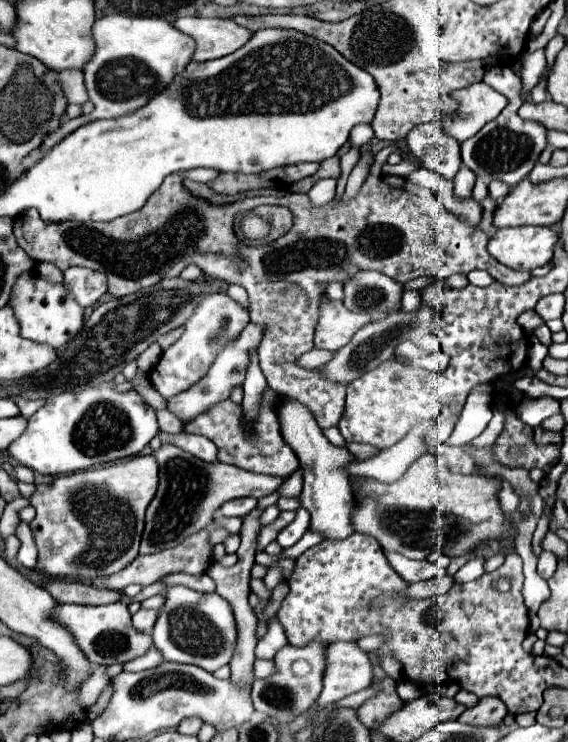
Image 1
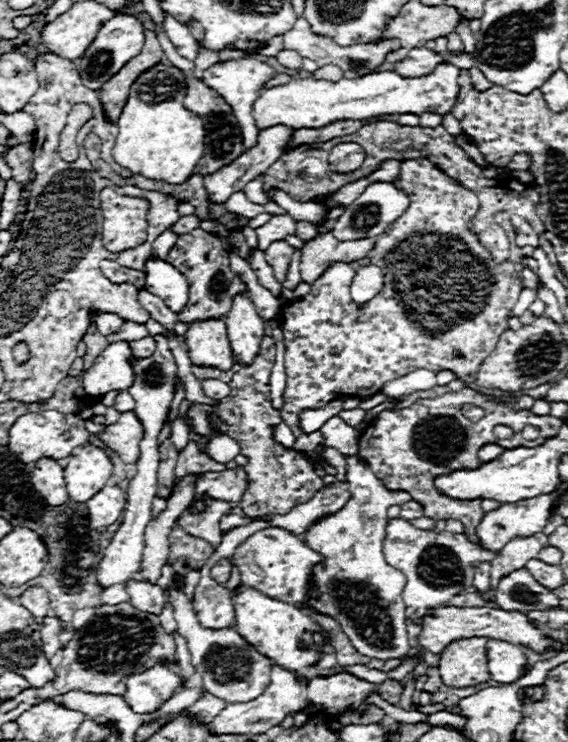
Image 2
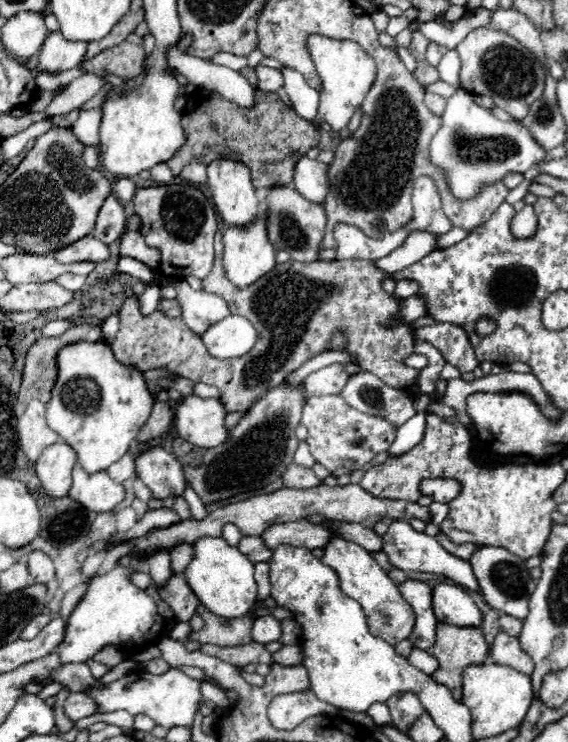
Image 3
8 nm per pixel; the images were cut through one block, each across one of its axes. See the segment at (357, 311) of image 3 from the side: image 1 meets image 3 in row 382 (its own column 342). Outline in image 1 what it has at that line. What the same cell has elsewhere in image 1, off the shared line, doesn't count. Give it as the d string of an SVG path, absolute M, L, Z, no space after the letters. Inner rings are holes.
M170 174L160 190L156 190L142 210L136 210L124 218L116 218L112 222L60 222L60 224L48 224L42 222L40 214L36 210L26 210L20 214L20 218L14 220L14 236L24 248L24 252L36 260L36 262L50 262L58 266L62 272L70 266L84 266L98 270L106 274L108 278L108 294L114 298L128 296L132 292L138 292L142 288L154 286L164 278L178 276L184 266L192 262L192 254L222 254L228 256L228 284L240 284L246 288L250 296L250 320L258 326L264 326L264 338L258 346L260 356L260 368L268 380L268 386L274 388L280 394L286 394L298 402L302 402L316 418L320 428L336 426L338 420L344 414L344 398L346 398L346 384L336 384L326 378L322 378L316 370L306 370L296 364L296 358L308 350L314 348L314 328L318 322L318 304L320 294L324 294L326 282L344 282L358 270L364 270L364 250L362 250L362 236L366 226L366 270L378 270L392 280L398 280L400 284L420 278L420 276L434 276L434 278L448 278L450 274L470 270L486 270L490 272L498 282L506 286L520 286L530 280L530 272L518 272L508 270L508 266L500 266L496 258L492 258L486 250L488 234L482 230L474 230L474 238L470 234L456 232L460 226L466 224L456 220L446 208L440 204L440 200L432 194L428 188L420 188L414 184L414 190L408 188L406 178L366 178L362 190L354 200L348 204L338 204L336 200L326 204L324 208L316 210L310 204L310 198L306 194L286 194L284 198L272 198L272 196L256 196L238 200L230 206L214 206L210 202L204 202L190 192L182 188L180 174ZM260 204L278 204L286 206L292 212L294 224L284 234L284 238L278 238L272 244L266 246L248 246L240 242L234 234L234 216L238 212L248 212Z

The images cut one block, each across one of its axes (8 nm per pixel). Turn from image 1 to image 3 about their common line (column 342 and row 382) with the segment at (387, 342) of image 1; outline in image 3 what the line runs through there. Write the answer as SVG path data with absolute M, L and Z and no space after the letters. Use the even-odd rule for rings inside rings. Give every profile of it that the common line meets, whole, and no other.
M358 372L350 376L340 396L352 408L374 416L384 416L390 424L396 426L404 424L416 414L414 404L406 392L386 386L372 372Z

